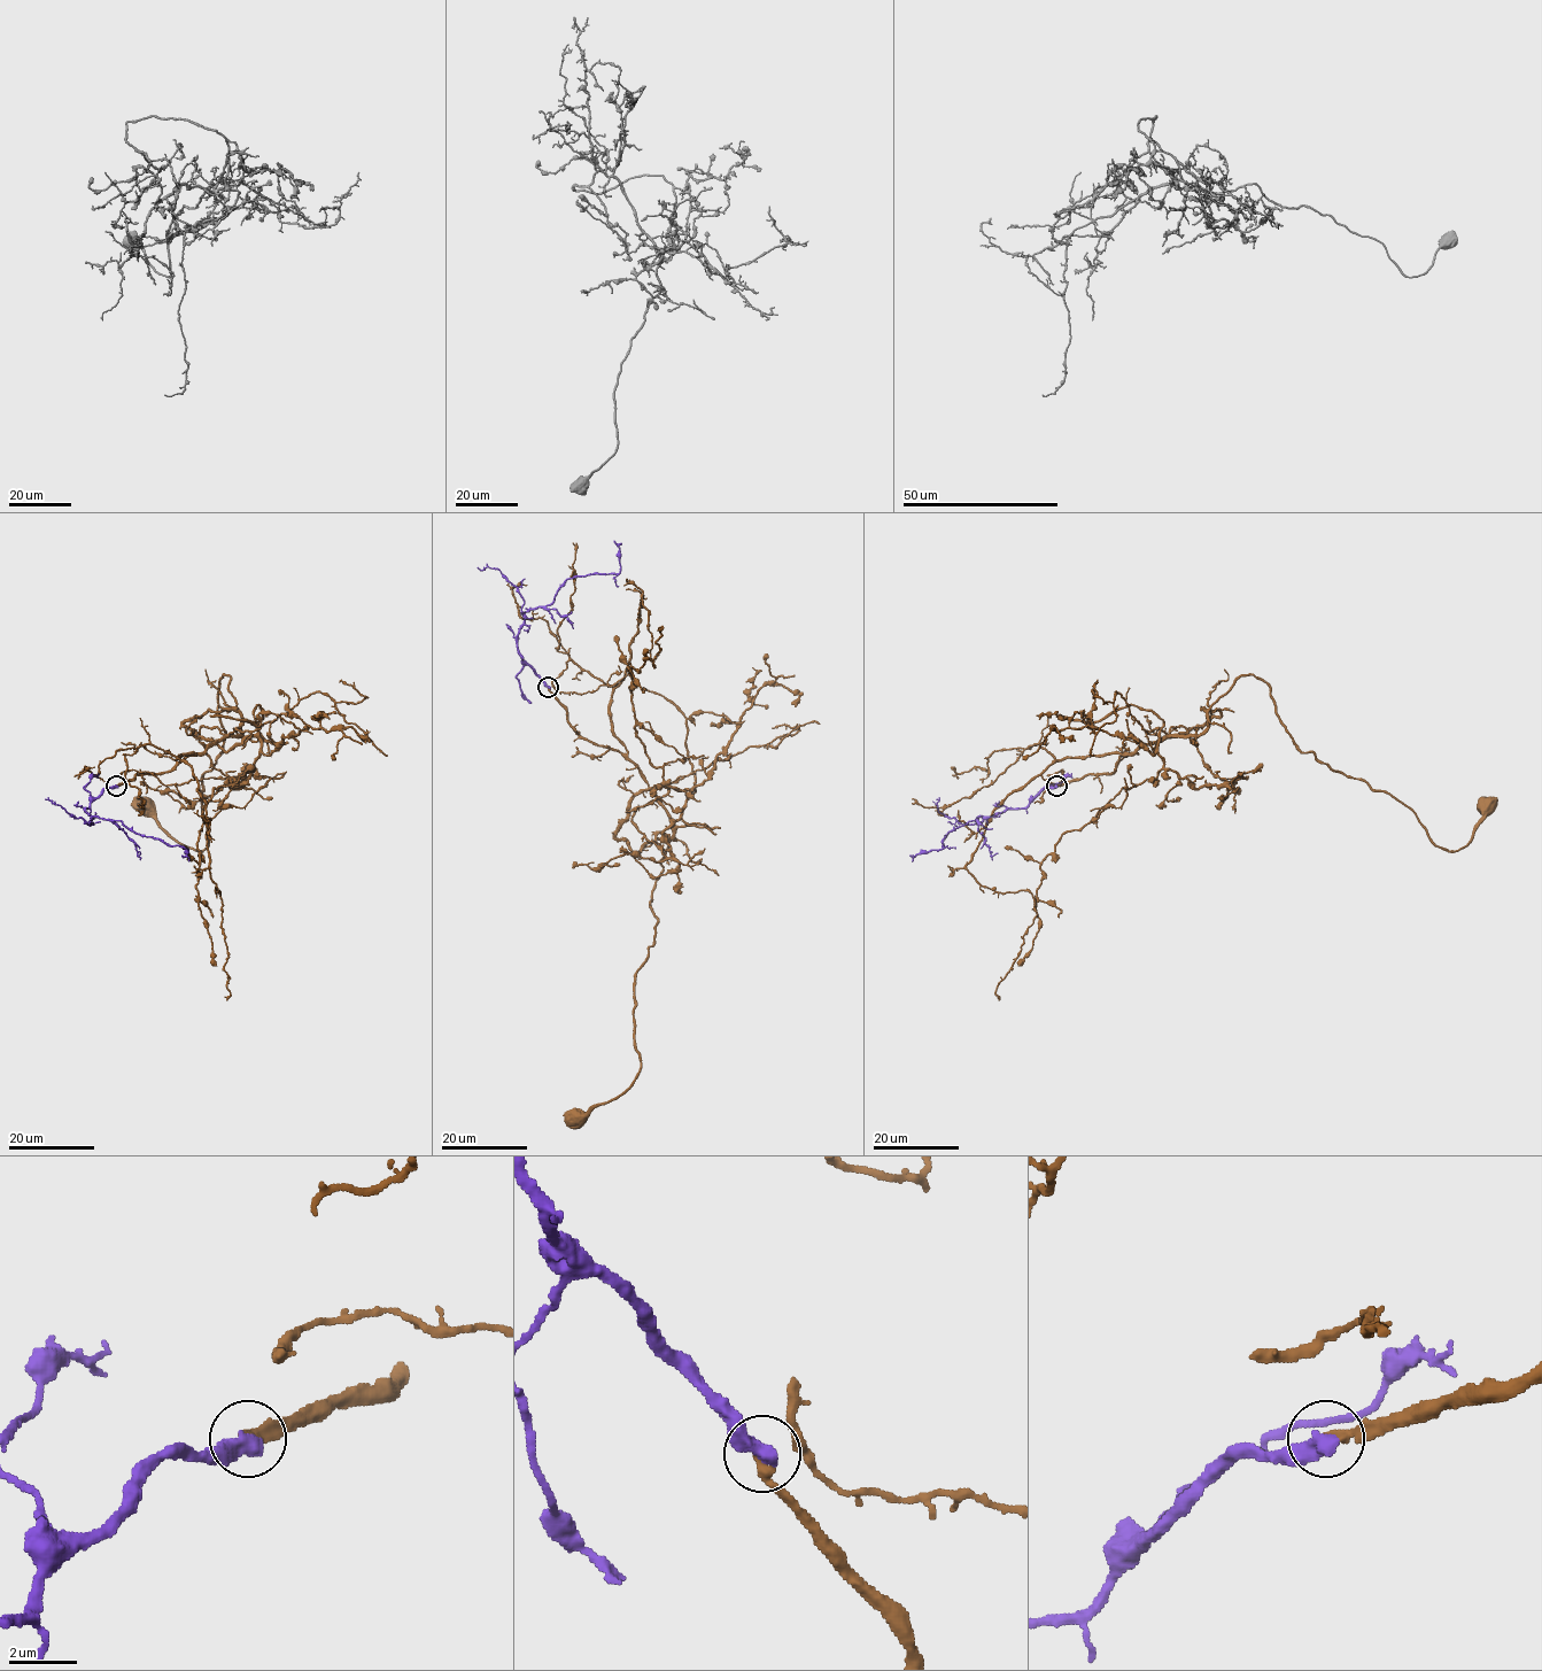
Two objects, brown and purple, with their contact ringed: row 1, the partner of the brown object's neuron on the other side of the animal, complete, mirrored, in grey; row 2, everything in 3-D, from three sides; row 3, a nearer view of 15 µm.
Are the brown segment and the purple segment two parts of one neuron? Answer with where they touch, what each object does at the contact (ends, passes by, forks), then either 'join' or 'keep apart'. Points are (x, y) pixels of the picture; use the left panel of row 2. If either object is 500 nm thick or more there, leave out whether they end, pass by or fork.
(116, 786) | join

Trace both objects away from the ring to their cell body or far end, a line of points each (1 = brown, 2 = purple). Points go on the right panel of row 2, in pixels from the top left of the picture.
1: (1055, 786), (1199, 735), (1255, 675), (1302, 752), (1386, 790), (1436, 845), (1463, 848), (1486, 804)
2: (1055, 786), (1045, 787), (1024, 807), (1006, 809), (953, 828), (943, 838), (943, 846), (938, 850), (909, 856)

